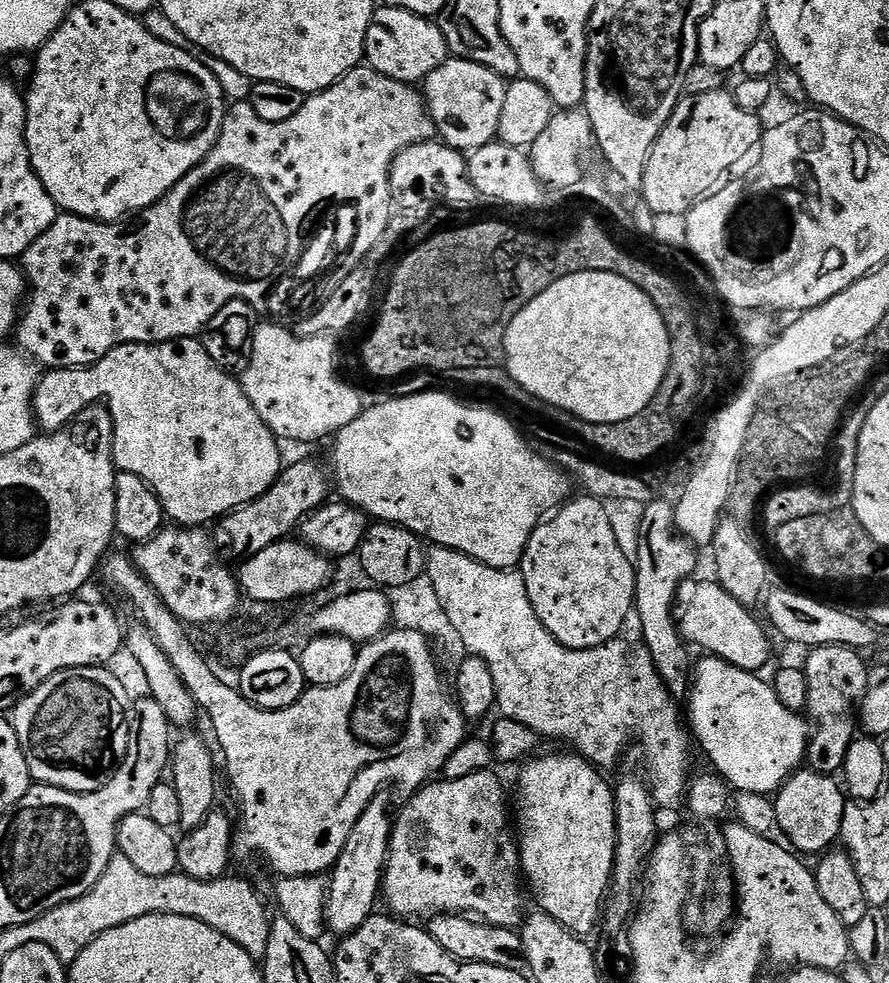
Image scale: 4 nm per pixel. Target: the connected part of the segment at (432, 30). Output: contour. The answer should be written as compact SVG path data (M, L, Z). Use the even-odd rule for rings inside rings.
M377 7L366 30L364 60L367 67L403 84L419 85L450 58L448 43L439 23L401 8Z

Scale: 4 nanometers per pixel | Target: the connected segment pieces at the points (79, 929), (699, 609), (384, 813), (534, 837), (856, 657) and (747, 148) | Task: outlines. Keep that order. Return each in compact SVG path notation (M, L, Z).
M117 854L106 866L102 878L82 898L74 898L34 922L23 924L15 929L14 940L16 944L38 942L50 946L64 965L71 966L78 954L106 930L143 916L185 916L206 922L206 926L218 930L230 942L238 942L246 954L263 961L266 942L270 940L270 912L264 909L264 900L250 881L232 875L219 880L195 880L183 874L151 876L142 874L130 858Z
M711 579L704 580L697 588L676 593L676 604L684 604L684 613L679 613L678 627L681 636L689 645L705 648L705 653L717 656L747 672L759 673L768 660L772 648L764 634L765 625L751 616L747 607L736 601L730 593Z
M383 795L375 796L370 806L366 806L362 818L354 822L354 830L350 830L350 838L346 838L346 846L342 846L338 862L330 870L330 879L327 881L328 897L324 903L324 923L327 931L333 932L336 938L346 937L354 930L358 930L358 926L362 926L362 922L366 922L374 914L375 908L372 907L375 906L376 900L378 904L384 883L384 868L388 865L388 844L392 841L394 823L393 817L391 815L388 817L388 804L384 799Z
M571 751L568 752L560 752L557 756L543 756L543 754L540 754L535 758L529 759L523 765L525 768L521 770L520 781L516 784L516 788L520 793L516 796L516 804L514 800L514 824L518 829L520 870L527 887L528 884L532 887L532 892L536 895L537 902L540 903L537 904L539 911L544 912L550 918L554 918L562 926L569 928L576 936L588 938L591 937L590 934L595 928L597 931L598 925L601 923L602 905L612 883L612 869L616 866L616 793L613 785L611 783L607 784L600 777L603 776L601 769L597 768L595 764L589 764L583 756L573 754Z
M828 645L811 649L802 667L807 682L806 714L810 721L807 767L823 776L837 775L845 764L846 751L856 738L855 723L850 710L863 699L870 686L868 670L859 651L844 645Z
M724 91L685 95L654 142L644 175L642 199L657 217L683 217L699 200L721 187L723 176L731 168L738 167L755 148L757 151L761 147L761 117L742 110L735 95Z

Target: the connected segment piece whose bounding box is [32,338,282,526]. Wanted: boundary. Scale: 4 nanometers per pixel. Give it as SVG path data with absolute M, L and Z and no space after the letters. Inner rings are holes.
M199 339L167 340L161 344L120 344L114 350L107 352L97 364L87 368L54 368L45 371L36 382L32 411L37 425L45 433L58 432L67 428L78 414L82 414L84 408L99 405L101 402L106 405L112 416L112 463L119 471L137 475L138 478L144 479L147 484L151 485L164 508L165 517L177 525L208 526L208 523L211 525L235 508L241 508L242 505L250 503L254 498L266 494L266 490L270 490L272 483L281 474L281 445L275 434L268 429L266 422L262 422L262 418L258 418L258 410L254 410L254 406L250 406L250 398L246 398L243 383L231 372L227 372L214 362Z

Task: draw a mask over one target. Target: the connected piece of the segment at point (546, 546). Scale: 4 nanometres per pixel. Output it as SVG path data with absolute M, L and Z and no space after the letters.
M580 494L577 500L569 499L559 511L536 527L524 547L524 559L518 565L534 614L538 614L542 626L554 634L558 643L574 650L602 646L617 639L623 633L620 631L628 616L630 620L633 615L636 603L636 565L628 562L622 554L606 518L604 503L587 494Z

